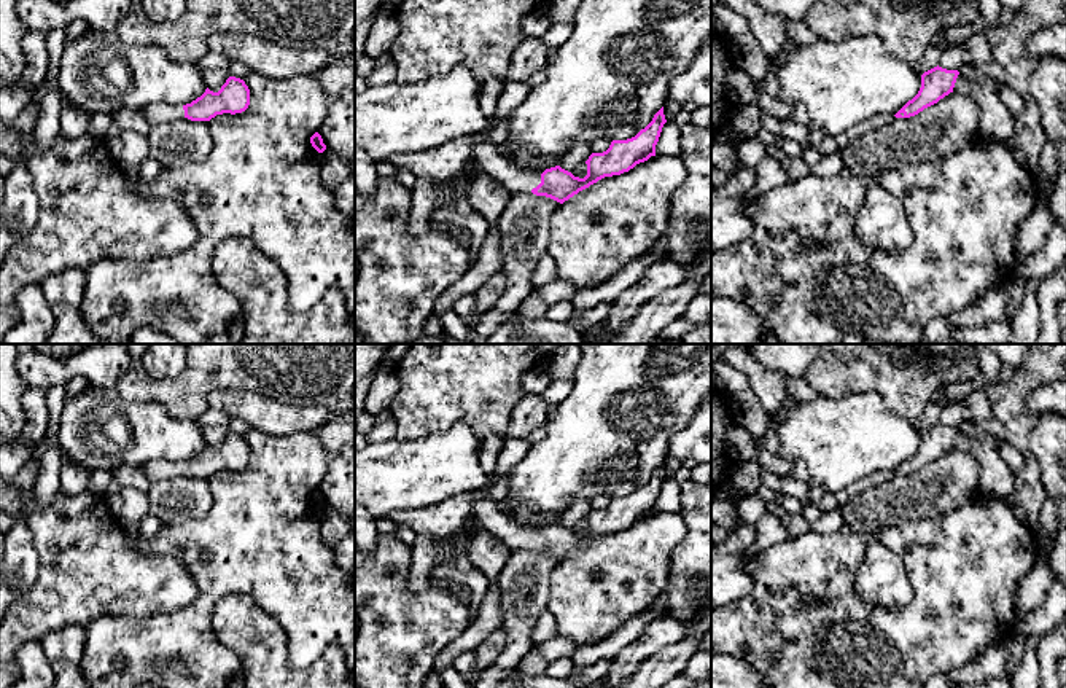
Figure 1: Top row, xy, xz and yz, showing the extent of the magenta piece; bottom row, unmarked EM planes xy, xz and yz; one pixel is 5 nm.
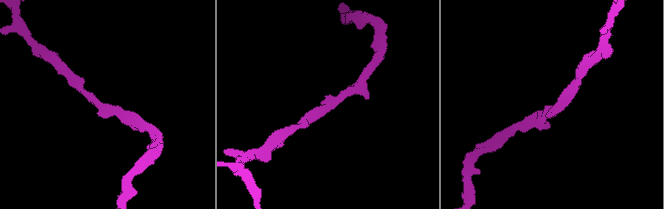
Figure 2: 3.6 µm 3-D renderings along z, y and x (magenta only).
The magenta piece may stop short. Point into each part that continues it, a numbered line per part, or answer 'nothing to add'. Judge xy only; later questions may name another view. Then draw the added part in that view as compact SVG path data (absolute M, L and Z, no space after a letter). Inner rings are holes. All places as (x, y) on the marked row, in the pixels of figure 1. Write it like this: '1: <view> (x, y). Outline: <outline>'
1: xy (155, 113). Outline: M158 104L150 105L140 110L140 113L146 118L146 121L154 126L162 121L175 121L178 118L185 118L185 110L181 105L167 105Z

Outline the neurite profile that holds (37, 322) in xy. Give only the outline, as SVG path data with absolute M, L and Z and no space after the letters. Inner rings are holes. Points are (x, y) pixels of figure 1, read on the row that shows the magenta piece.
M40 285L22 288L14 299L19 322L10 330L2 344L46 344L56 319Z

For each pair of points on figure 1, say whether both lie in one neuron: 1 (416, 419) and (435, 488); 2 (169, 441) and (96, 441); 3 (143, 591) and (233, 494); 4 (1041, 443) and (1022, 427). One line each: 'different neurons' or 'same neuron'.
1: different neurons
2: same neuron
3: different neurons
4: different neurons

